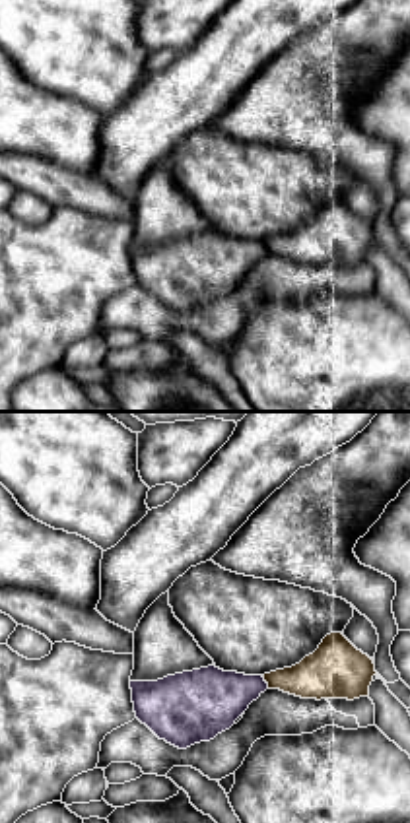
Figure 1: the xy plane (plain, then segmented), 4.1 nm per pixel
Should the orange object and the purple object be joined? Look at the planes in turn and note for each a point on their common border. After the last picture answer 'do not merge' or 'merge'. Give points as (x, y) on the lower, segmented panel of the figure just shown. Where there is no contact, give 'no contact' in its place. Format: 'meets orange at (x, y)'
meets orange at (265, 680)

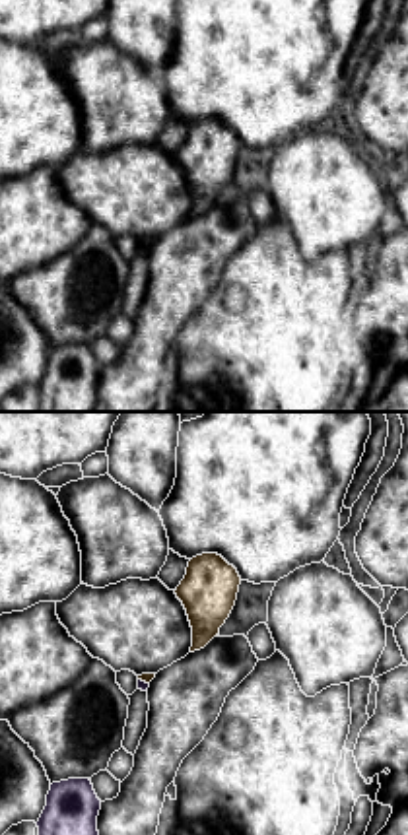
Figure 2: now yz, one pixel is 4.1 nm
meets orange at (144, 680)

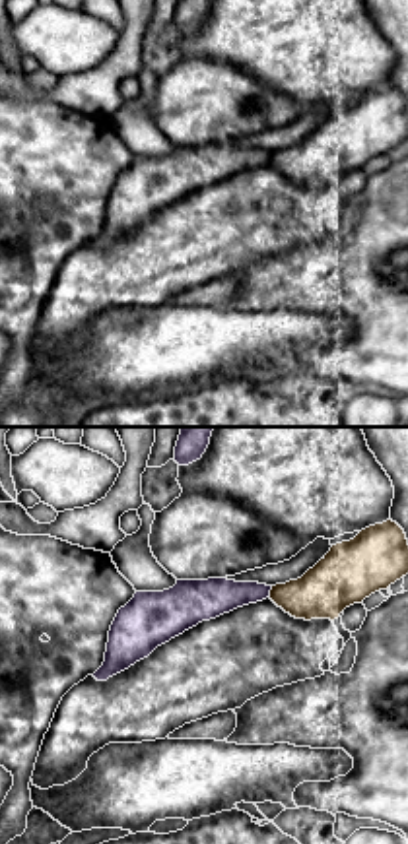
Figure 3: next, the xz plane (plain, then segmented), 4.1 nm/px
meets orange at (271, 592)

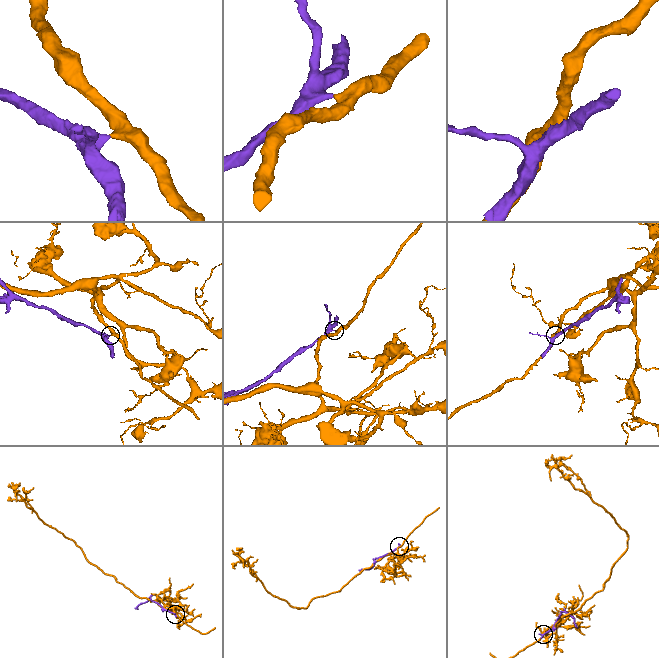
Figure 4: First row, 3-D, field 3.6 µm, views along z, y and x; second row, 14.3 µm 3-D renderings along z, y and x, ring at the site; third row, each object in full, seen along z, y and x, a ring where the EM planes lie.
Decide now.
do not merge

